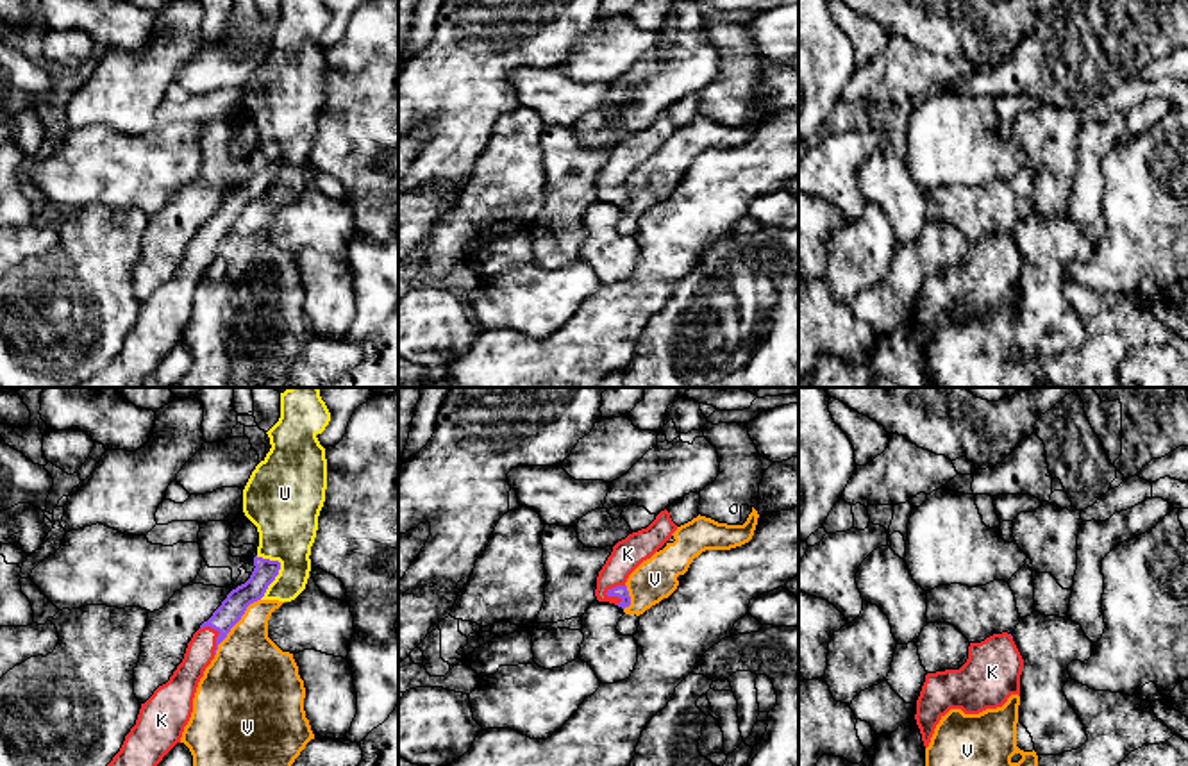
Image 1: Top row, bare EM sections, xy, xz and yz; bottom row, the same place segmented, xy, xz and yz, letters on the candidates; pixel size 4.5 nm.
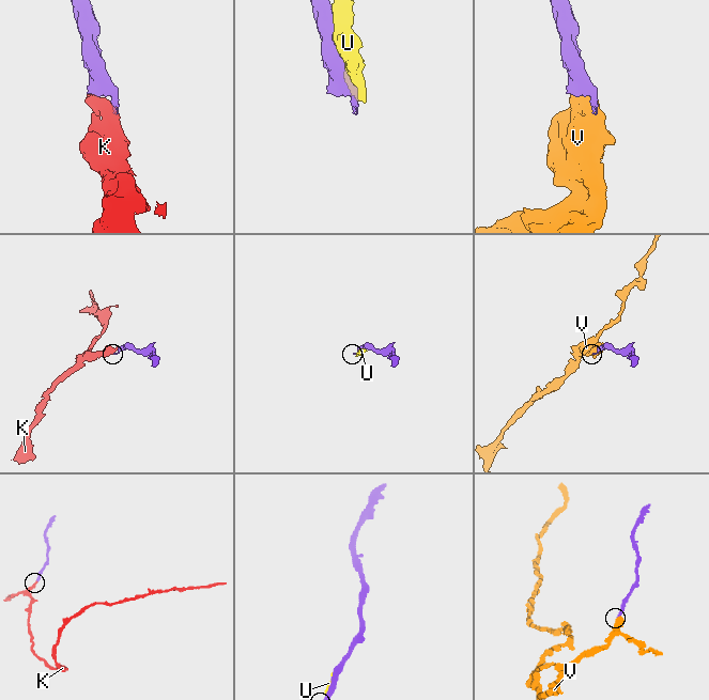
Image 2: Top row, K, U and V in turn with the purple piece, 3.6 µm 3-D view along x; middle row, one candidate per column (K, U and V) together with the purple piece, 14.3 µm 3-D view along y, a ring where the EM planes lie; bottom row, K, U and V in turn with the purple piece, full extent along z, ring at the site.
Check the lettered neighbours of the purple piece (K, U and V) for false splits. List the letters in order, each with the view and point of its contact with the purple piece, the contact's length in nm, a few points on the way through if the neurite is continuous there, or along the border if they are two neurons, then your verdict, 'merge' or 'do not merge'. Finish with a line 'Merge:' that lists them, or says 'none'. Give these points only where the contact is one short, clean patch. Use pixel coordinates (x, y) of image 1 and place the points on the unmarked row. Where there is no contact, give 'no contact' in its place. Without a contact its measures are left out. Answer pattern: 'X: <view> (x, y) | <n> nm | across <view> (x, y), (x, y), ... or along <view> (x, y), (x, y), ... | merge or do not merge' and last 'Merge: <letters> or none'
K: xz (613, 188) | 100 nm | merge
U: xy (274, 179) | 200 nm | do not merge
V: xy (234, 224) | 340 nm | do not merge
Merge: K

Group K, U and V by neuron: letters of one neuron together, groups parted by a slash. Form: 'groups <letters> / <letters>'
groups K / U V

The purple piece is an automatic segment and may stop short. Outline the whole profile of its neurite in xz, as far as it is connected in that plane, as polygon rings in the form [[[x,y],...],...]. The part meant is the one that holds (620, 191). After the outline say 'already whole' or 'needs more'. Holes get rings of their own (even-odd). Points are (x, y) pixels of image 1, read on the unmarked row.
[[[661,111],[656,120],[638,132],[613,146],[611,155],[598,171],[595,196],[598,202],[609,202],[622,209],[631,205],[627,191],[629,175],[647,159],[650,159],[677,130],[670,112]]]; needs more

